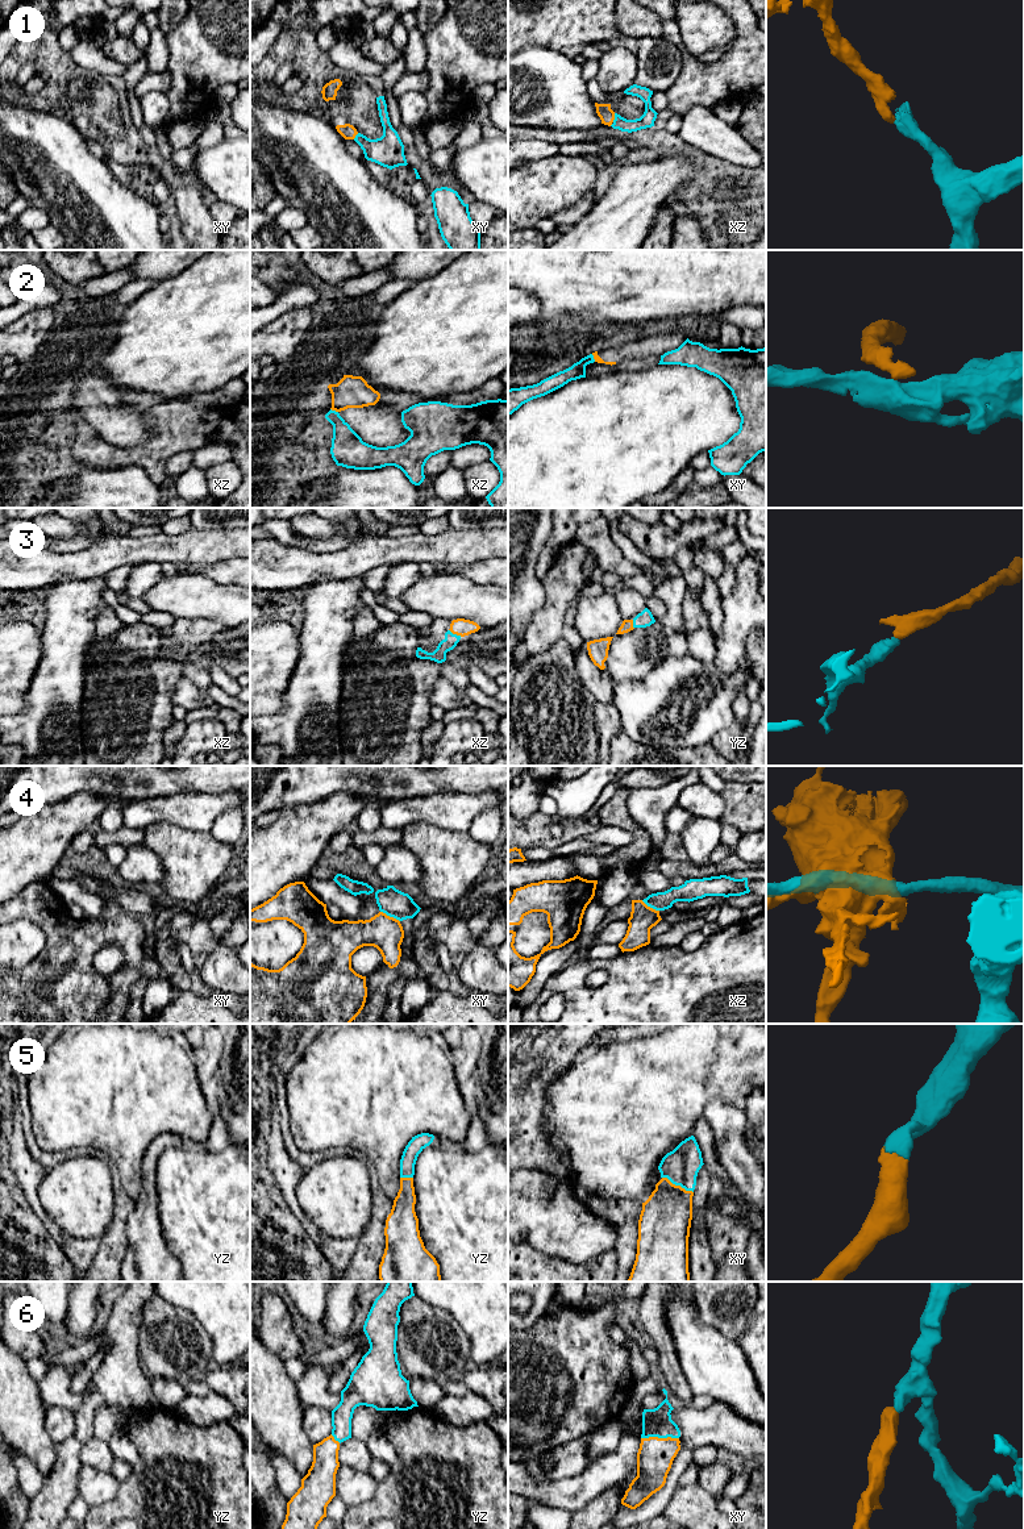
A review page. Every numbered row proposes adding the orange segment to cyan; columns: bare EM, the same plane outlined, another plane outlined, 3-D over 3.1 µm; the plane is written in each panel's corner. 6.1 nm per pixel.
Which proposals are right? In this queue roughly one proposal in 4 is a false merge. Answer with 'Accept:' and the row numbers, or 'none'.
Accept: 1, 3, 5, 6

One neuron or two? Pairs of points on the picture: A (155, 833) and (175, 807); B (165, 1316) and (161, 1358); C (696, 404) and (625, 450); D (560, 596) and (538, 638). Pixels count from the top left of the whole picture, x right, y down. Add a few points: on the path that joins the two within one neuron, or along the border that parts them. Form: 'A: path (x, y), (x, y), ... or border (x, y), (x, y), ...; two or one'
A: border (144, 828), (155, 823), (171, 823), (194, 830); two
B: path (165, 1327), (165, 1348); one
C: path (679, 412), (662, 416), (642, 433); one
D: path (554, 607), (545, 628); one

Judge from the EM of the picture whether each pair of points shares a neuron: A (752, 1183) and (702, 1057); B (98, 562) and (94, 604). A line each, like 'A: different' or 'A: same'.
A: different
B: different

